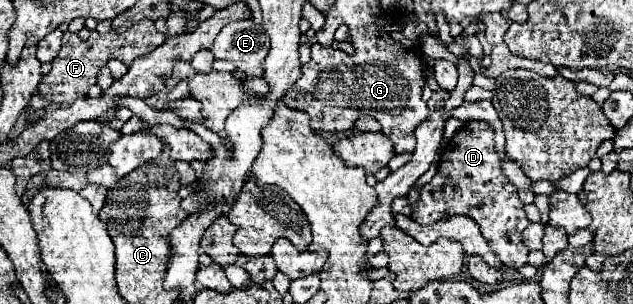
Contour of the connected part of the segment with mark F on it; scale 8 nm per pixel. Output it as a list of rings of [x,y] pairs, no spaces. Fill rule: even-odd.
[[[143,19],[143,21],[135,23],[125,33],[109,31],[109,33],[101,35],[97,31],[91,31],[87,41],[81,41],[77,33],[67,31],[63,37],[61,51],[51,61],[51,73],[45,75],[39,85],[39,93],[41,93],[41,97],[45,97],[51,103],[73,103],[75,99],[81,99],[87,95],[87,89],[91,85],[95,85],[95,81],[97,81],[97,71],[101,67],[105,67],[109,59],[119,59],[125,65],[131,65],[135,57],[143,57],[143,55],[151,53],[163,41],[165,41],[165,37],[155,29],[151,19]]]

